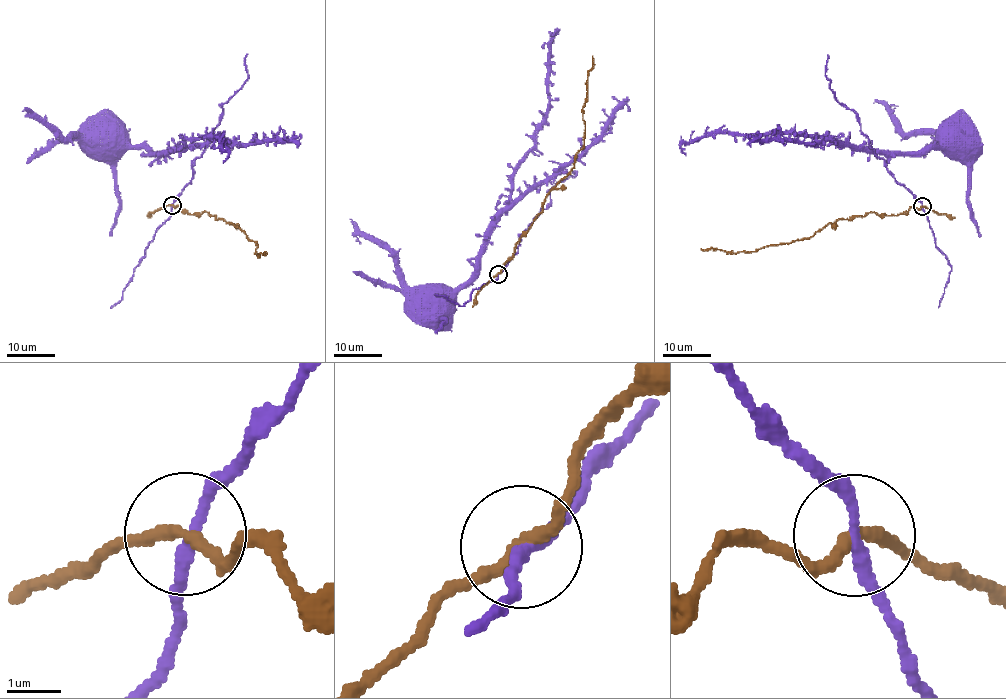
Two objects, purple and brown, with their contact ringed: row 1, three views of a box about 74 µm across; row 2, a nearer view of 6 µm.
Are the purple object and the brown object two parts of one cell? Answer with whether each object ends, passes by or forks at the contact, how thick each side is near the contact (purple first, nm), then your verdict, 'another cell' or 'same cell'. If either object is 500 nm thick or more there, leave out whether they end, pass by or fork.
purple passes by; brown passes by; calibres 220 and 200 nm; another cell

